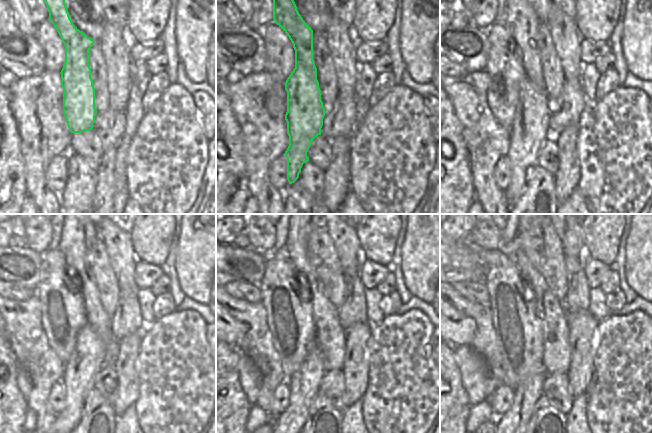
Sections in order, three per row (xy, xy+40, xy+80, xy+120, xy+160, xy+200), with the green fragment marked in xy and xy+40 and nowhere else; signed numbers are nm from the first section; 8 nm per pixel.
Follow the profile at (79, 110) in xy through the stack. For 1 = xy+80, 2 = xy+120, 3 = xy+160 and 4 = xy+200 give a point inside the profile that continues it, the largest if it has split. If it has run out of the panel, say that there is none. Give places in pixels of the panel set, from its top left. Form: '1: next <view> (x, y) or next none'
1: next xy+80 (530, 127)
2: next xy+120 (79, 372)
3: next xy+160 (303, 385)
4: next xy+200 (530, 388)

